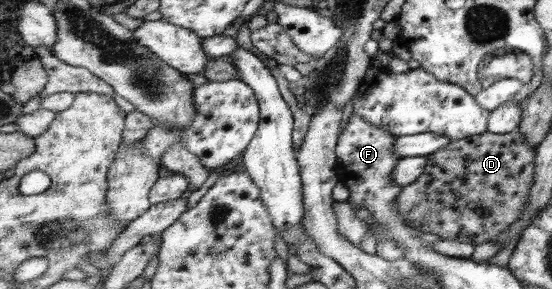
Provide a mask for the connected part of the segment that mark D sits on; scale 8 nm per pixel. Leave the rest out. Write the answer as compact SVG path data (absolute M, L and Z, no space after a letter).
M518 130L507 132L506 134L498 134L490 131L483 132L479 135L472 135L463 139L452 140L450 144L447 144L444 148L434 151L428 157L427 166L423 174L415 180L414 183L407 184L401 190L401 194L396 198L395 207L405 216L405 221L412 227L420 229L422 232L431 232L432 234L438 234L442 239L457 240L460 242L467 242L475 246L486 243L505 234L506 228L512 226L516 222L519 222L521 216L524 215L525 208L528 207L529 196L532 195L533 183L536 183L536 160L535 160L536 148L532 143L529 143L525 136Z

